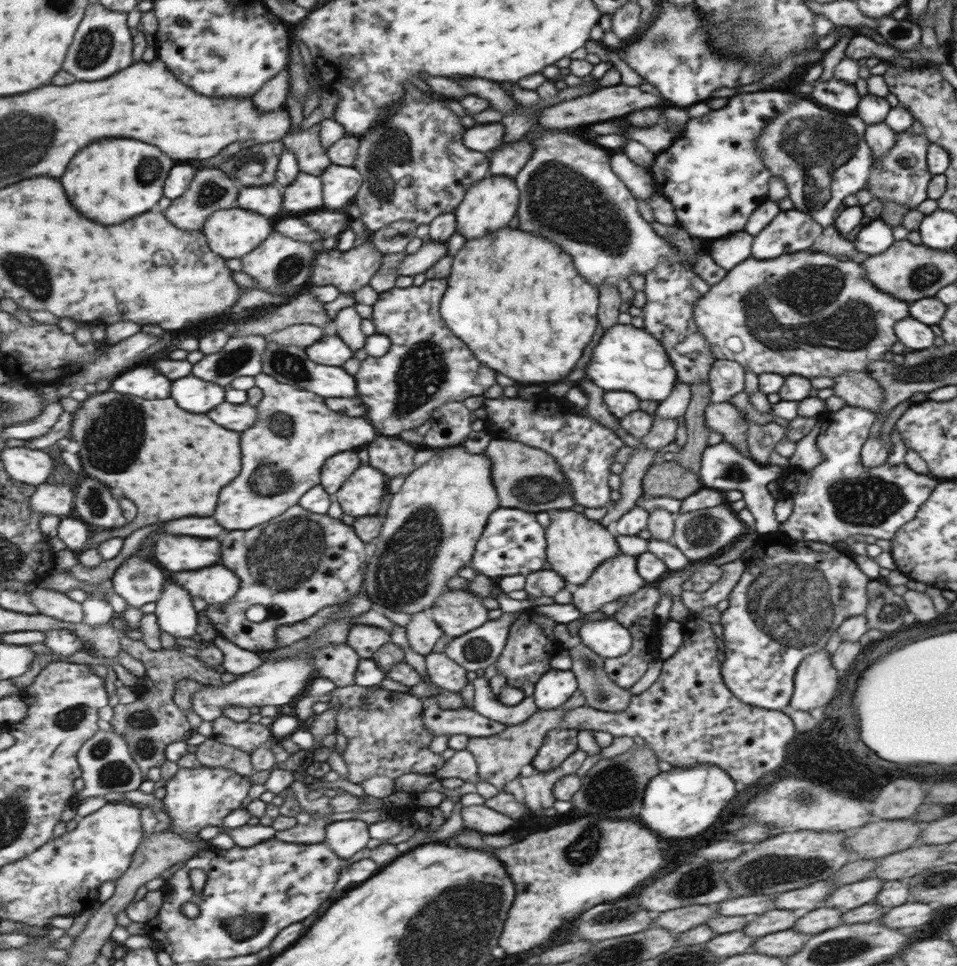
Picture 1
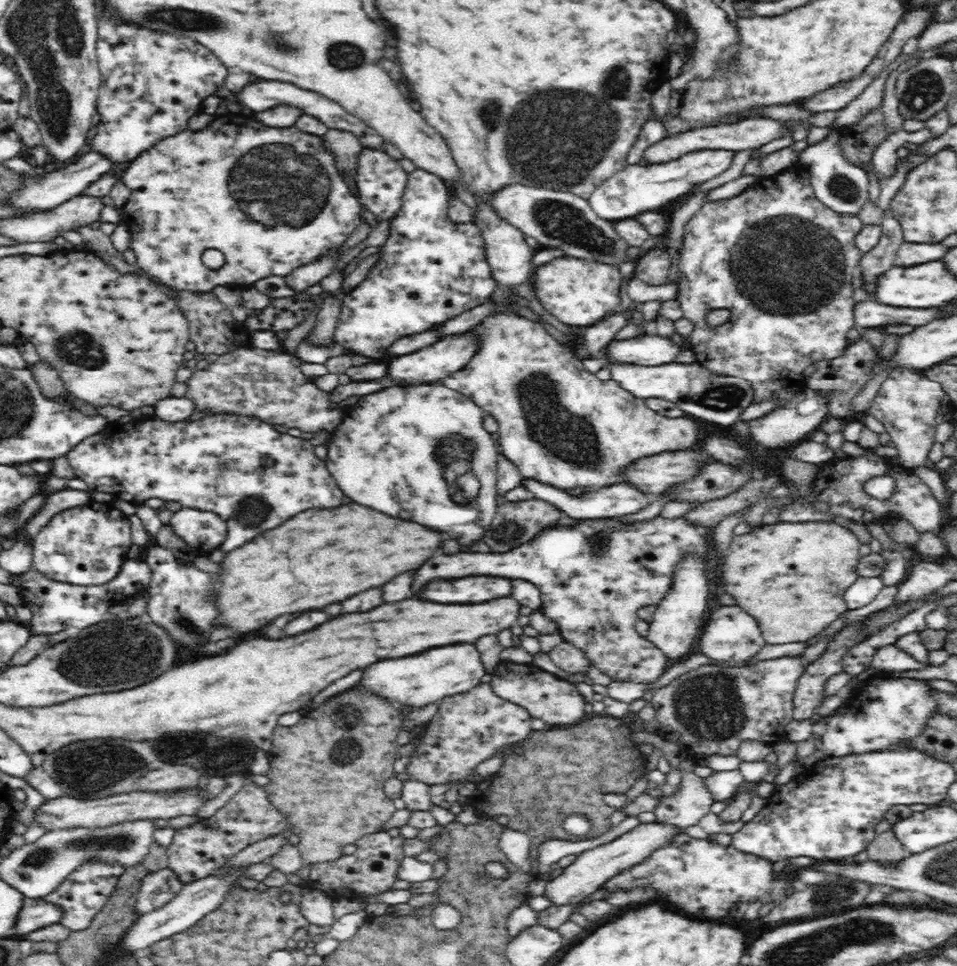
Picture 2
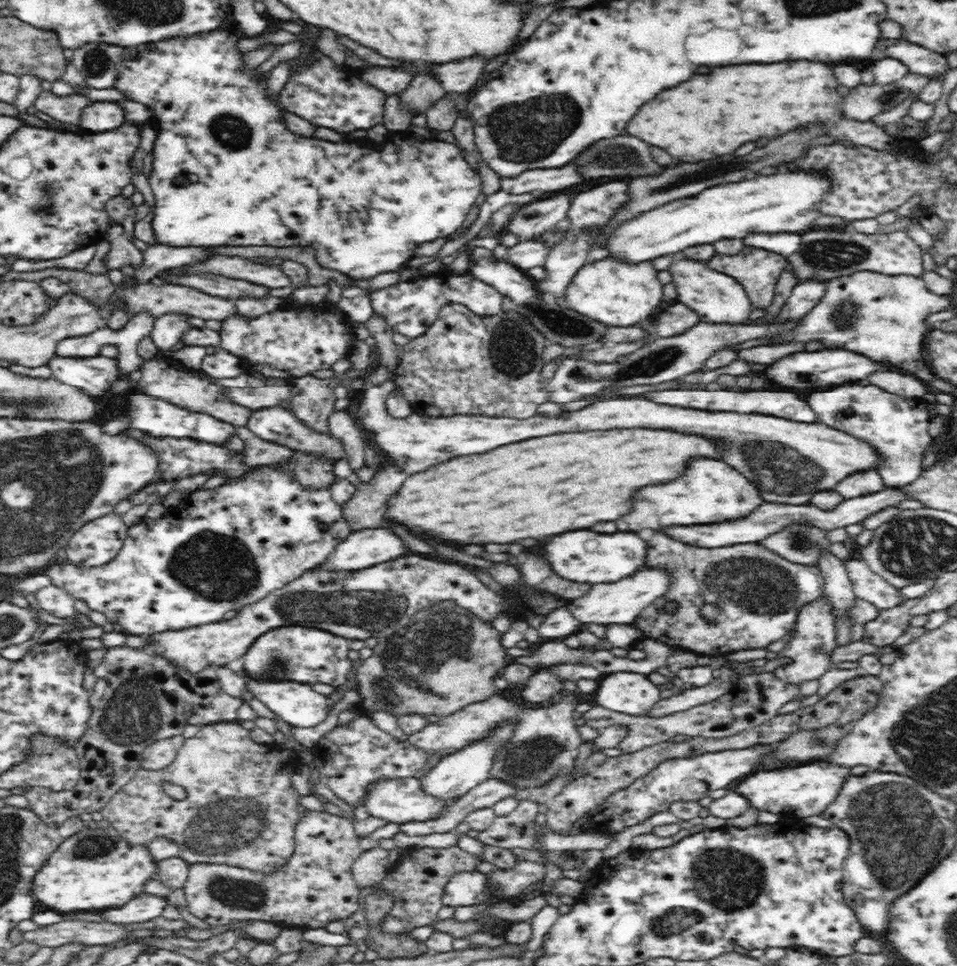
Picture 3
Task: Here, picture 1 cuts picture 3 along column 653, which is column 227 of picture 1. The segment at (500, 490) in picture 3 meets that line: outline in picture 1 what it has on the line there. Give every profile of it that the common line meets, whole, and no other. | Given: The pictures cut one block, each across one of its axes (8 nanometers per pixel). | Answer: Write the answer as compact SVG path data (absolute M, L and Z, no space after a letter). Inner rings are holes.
M113 390L95 392L82 402L73 414L69 436L79 444L78 453L87 476L109 484L111 488L121 488L123 494L129 500L135 500L137 506L137 518L133 522L121 528L104 529L94 534L89 542L80 548L79 553L111 538L125 538L133 531L149 524L169 522L183 516L213 516L219 504L221 488L233 482L241 474L243 466L241 432L231 432L215 424L207 414L199 416L191 414L179 408L173 398L143 400L139 396L127 396Z

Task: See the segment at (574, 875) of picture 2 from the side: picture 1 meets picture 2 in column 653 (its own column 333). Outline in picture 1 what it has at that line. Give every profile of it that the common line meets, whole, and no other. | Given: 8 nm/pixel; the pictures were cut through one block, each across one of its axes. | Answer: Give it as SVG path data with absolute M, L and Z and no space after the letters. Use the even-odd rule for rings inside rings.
M358 819L329 823L325 842L344 860L359 852L369 840L368 825Z

